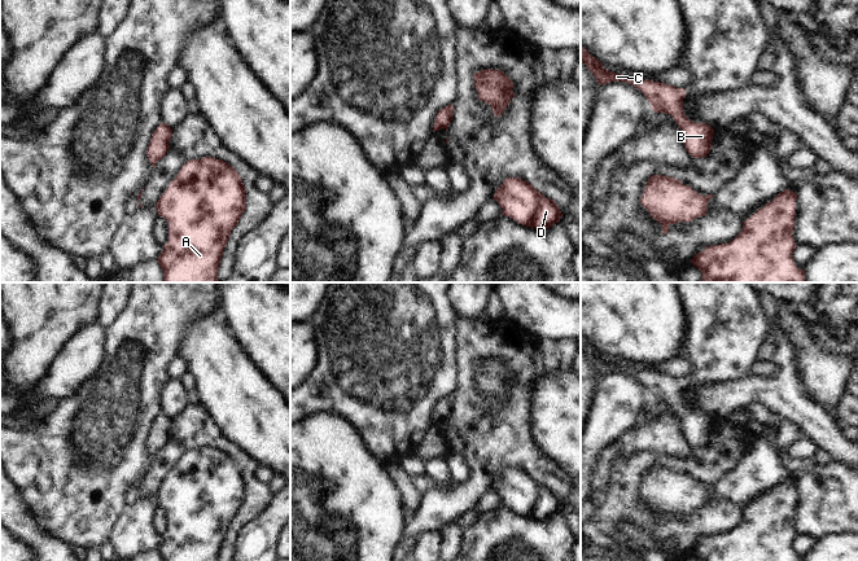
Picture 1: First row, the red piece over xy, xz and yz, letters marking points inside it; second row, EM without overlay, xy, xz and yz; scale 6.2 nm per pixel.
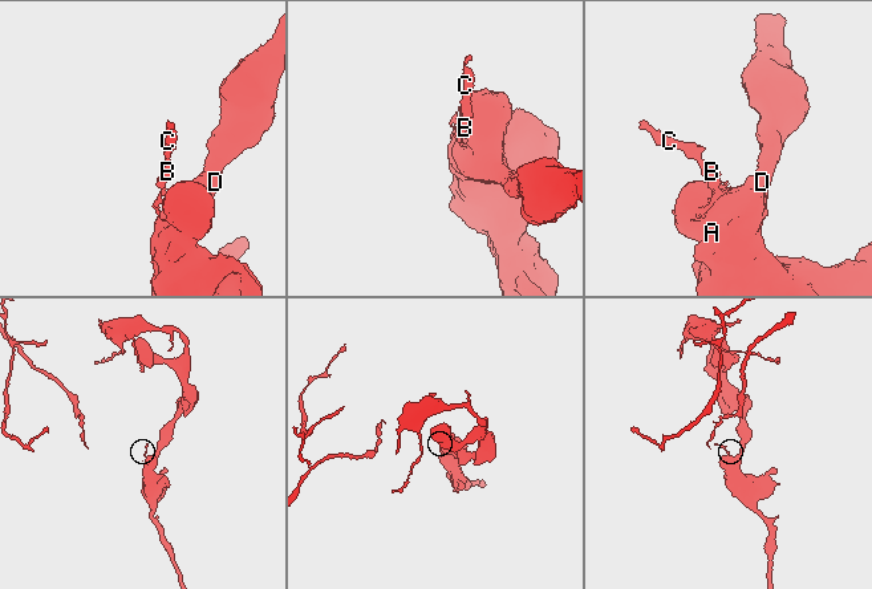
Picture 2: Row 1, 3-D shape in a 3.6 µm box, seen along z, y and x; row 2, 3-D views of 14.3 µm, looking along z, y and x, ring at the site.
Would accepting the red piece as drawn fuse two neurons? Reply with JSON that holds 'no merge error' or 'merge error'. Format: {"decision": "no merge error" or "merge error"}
{"decision": "merge error"}

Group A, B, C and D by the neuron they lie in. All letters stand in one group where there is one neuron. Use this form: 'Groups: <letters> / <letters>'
Groups: A D / B C

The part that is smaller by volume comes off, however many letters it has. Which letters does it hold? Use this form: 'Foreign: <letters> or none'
Foreign: B, C

